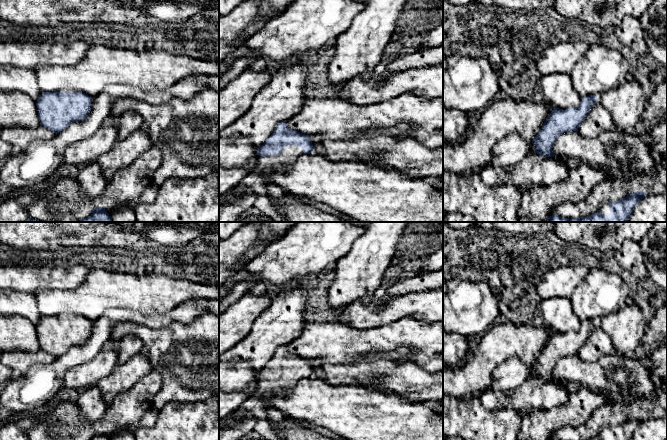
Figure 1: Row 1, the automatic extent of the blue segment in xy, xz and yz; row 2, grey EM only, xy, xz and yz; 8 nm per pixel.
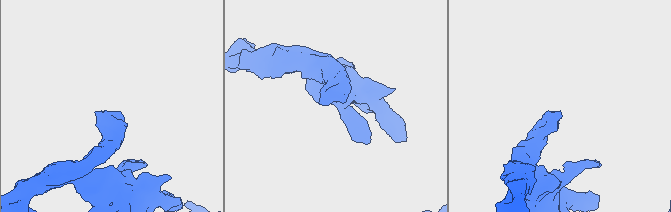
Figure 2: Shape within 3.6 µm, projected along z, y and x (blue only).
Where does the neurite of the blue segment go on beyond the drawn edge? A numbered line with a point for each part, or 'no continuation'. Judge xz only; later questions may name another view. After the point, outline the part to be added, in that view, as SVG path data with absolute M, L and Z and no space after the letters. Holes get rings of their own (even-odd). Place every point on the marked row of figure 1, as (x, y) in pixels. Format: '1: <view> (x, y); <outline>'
1: xz (256, 181); M286 145L282 153L278 156L258 157L258 166L249 172L241 183L227 193L219 196L219 204L231 203L247 190L251 190L258 196L268 195L267 187L273 183L267 178L268 171L276 169L289 170L292 163L296 161L304 151L295 145Z

